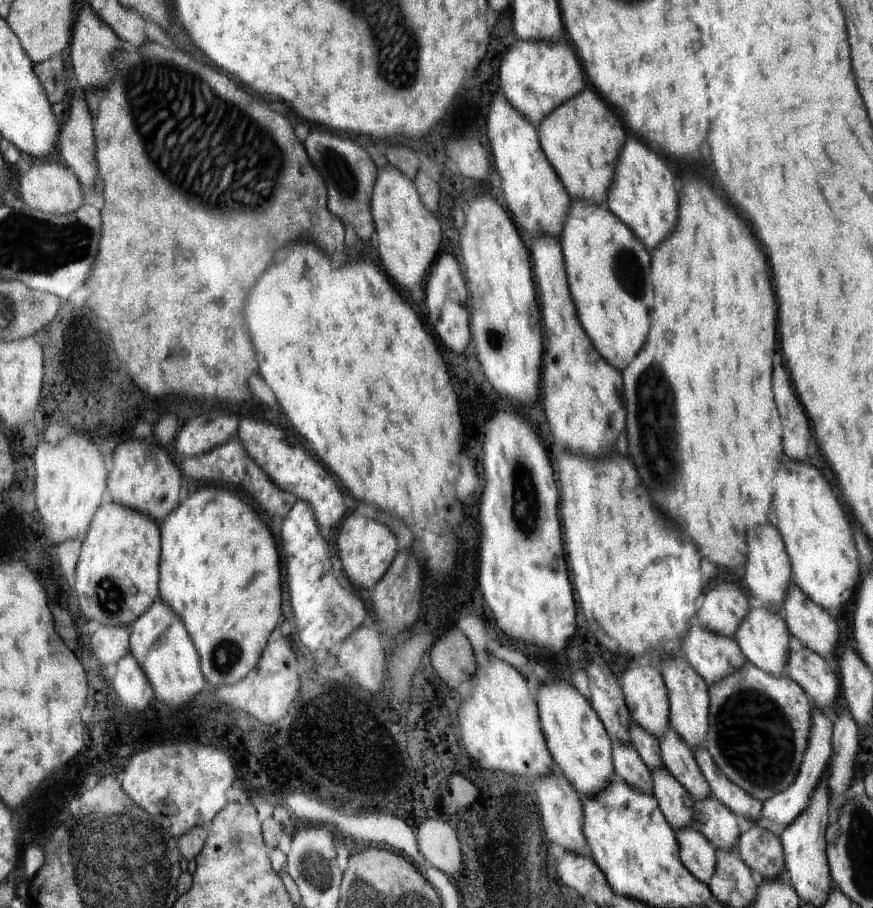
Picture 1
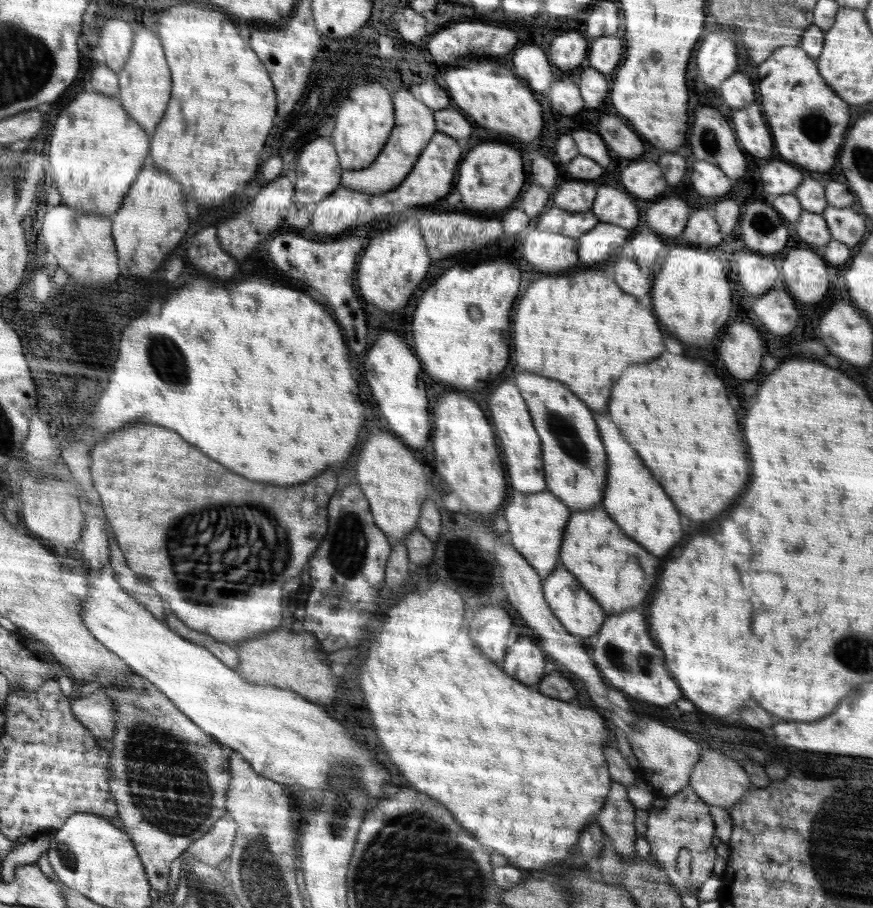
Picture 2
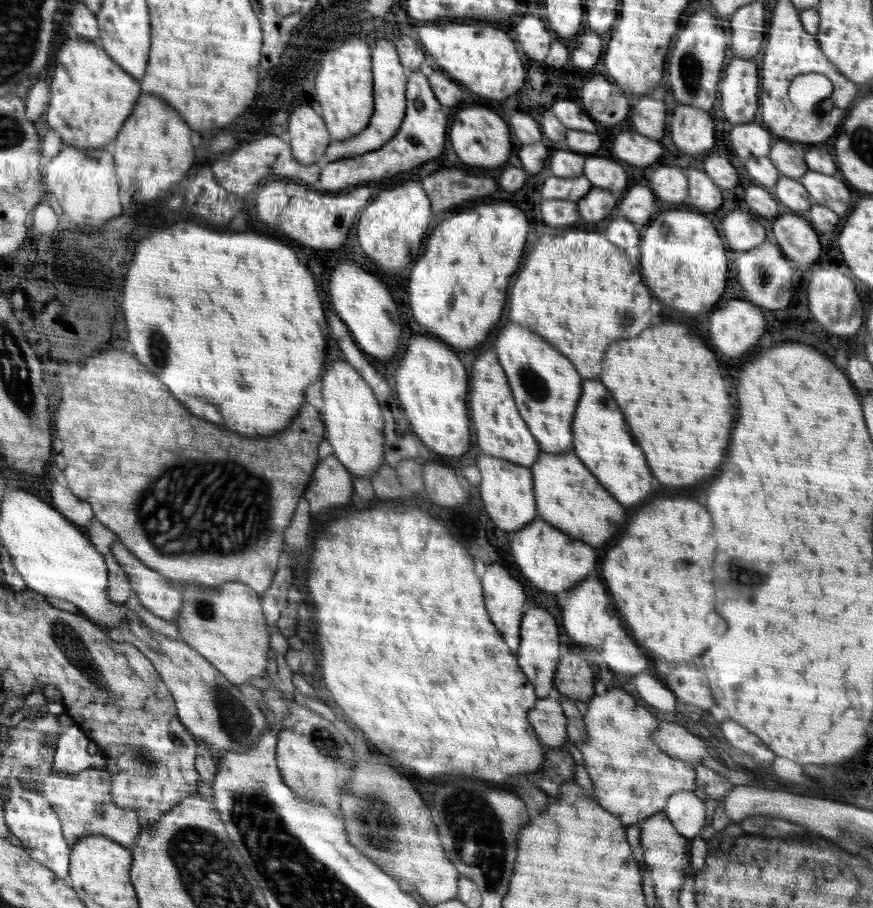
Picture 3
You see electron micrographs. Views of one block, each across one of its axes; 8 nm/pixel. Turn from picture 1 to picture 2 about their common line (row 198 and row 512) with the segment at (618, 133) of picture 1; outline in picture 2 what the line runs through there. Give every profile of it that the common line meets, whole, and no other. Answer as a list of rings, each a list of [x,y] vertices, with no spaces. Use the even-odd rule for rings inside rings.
[[[602,506],[572,511],[565,526],[559,562],[591,594],[606,614],[618,614],[628,608],[644,606],[658,582],[658,558],[626,538]]]

